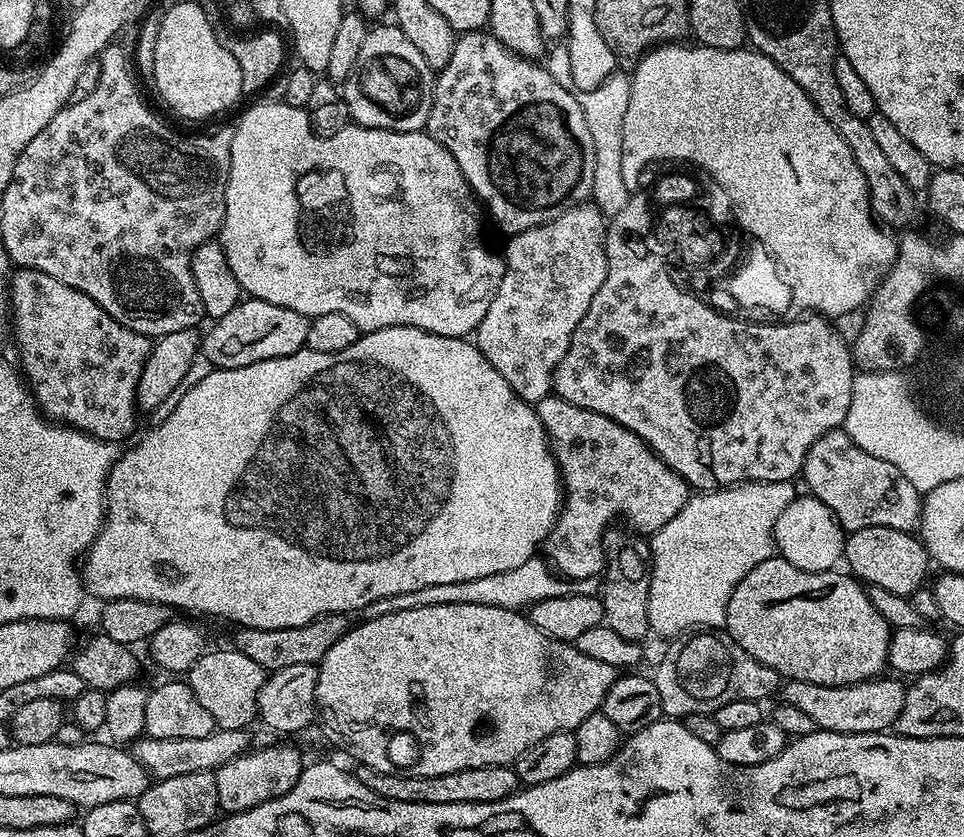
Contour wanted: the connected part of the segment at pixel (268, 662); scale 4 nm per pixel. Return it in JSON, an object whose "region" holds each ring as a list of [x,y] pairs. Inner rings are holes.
{"region":[[[342,612],[319,616],[314,622],[306,626],[294,626],[282,630],[262,630],[261,628],[240,628],[237,631],[234,647],[237,652],[246,654],[253,662],[258,662],[269,673],[282,670],[286,666],[302,666],[303,664],[319,665],[321,658],[348,633],[349,617]]]}

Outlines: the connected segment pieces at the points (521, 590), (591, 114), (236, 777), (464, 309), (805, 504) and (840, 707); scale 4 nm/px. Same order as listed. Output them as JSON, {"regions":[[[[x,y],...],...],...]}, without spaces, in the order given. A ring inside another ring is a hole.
{"regions":[[[[533,558],[522,562],[522,566],[514,566],[514,570],[502,570],[502,574],[486,574],[486,578],[474,578],[470,582],[454,582],[446,586],[426,586],[426,590],[410,590],[410,594],[394,594],[390,598],[386,598],[388,608],[414,610],[418,606],[434,606],[435,604],[477,604],[478,606],[527,610],[534,602],[542,602],[542,598],[558,598],[570,594],[597,595],[597,577],[570,580],[557,574],[543,559],[541,560]]],[[[615,70],[596,89],[576,92],[578,106],[582,106],[582,114],[586,114],[586,126],[590,126],[590,138],[594,138],[594,186],[590,200],[605,218],[617,216],[622,206],[628,204],[630,195],[622,179],[622,118],[626,118],[631,89],[629,73]]],[[[288,744],[255,748],[215,769],[218,805],[225,813],[245,812],[254,806],[262,806],[262,802],[277,800],[291,790],[306,767],[305,761],[300,761],[299,750]]],[[[277,102],[277,104],[256,104],[253,108],[246,109],[241,114],[240,121],[234,124],[232,128],[230,174],[228,175],[228,185],[226,186],[226,210],[224,211],[224,225],[219,230],[218,239],[220,245],[224,248],[226,262],[230,262],[230,270],[234,270],[234,278],[238,278],[241,289],[253,300],[270,302],[274,306],[286,306],[286,310],[294,310],[298,314],[309,318],[321,316],[322,314],[346,314],[346,318],[350,318],[350,322],[354,322],[354,326],[358,326],[361,333],[377,332],[383,328],[393,328],[401,324],[407,328],[421,328],[427,332],[434,333],[436,336],[468,338],[475,333],[478,322],[482,322],[482,317],[486,315],[490,302],[494,302],[494,294],[498,290],[498,282],[502,282],[502,274],[504,273],[503,259],[497,253],[495,256],[484,245],[484,240],[480,237],[480,212],[482,216],[481,205],[478,203],[476,195],[472,193],[472,187],[466,182],[462,170],[458,168],[458,162],[454,162],[450,150],[443,148],[433,136],[428,135],[427,131],[395,132],[394,130],[382,130],[381,128],[363,128],[361,124],[352,122],[349,123],[347,128],[338,130],[338,134],[334,134],[334,138],[322,138],[316,135],[316,131],[312,129],[312,121],[305,109],[295,108],[283,102]]],[[[811,494],[797,495],[778,515],[773,527],[775,547],[779,555],[807,572],[831,572],[841,563],[844,555],[845,533],[832,511]]],[[[873,678],[871,680],[864,680],[861,684],[843,684],[835,688],[834,686],[822,686],[821,684],[815,684],[814,682],[806,682],[805,680],[789,680],[783,685],[782,693],[784,692],[784,697],[782,697],[783,703],[789,704],[790,706],[796,706],[798,709],[802,710],[803,713],[808,714],[810,718],[816,723],[817,729],[823,730],[825,732],[882,732],[891,729],[895,725],[898,714],[902,710],[904,705],[904,694],[906,691],[905,685],[899,679],[896,680],[884,680],[885,678]]]]}

